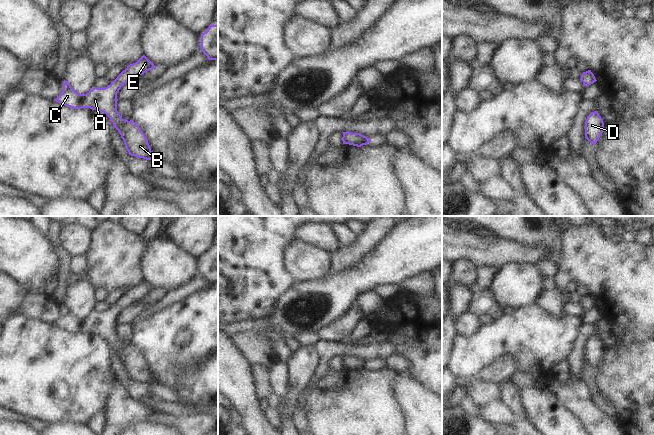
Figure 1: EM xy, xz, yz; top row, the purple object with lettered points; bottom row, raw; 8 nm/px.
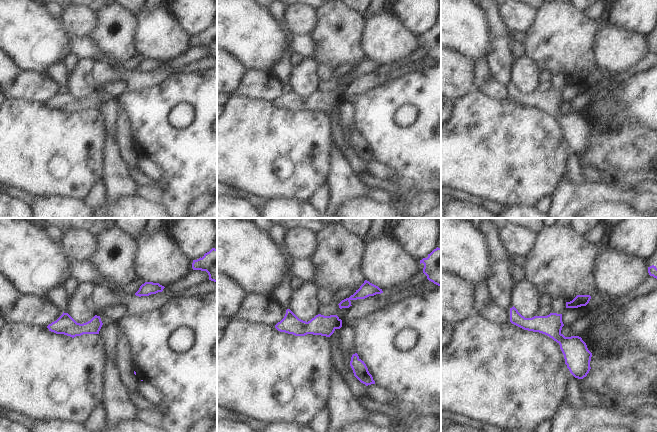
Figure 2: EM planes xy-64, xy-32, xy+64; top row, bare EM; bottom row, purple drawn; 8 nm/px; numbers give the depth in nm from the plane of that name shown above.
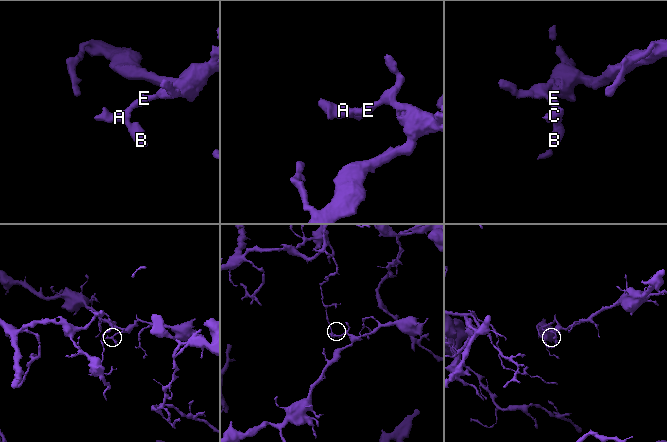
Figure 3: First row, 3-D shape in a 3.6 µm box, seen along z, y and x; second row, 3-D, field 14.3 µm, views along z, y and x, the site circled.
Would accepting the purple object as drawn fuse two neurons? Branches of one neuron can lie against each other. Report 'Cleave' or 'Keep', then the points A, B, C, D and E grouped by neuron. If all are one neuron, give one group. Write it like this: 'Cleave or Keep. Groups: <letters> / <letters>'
Keep. Groups: A B C D E.

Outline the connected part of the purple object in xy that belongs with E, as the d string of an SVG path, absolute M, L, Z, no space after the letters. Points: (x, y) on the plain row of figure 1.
M143 279L137 286L128 289L110 309L105 312L94 311L86 318L76 316L64 304L63 315L55 325L73 333L90 332L105 337L121 359L129 379L151 384L154 380L141 352L132 343L123 343L117 335L117 317L132 302L154 292L156 290Z

